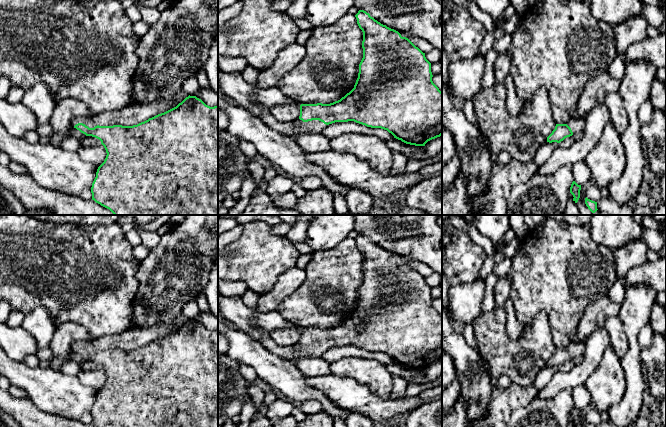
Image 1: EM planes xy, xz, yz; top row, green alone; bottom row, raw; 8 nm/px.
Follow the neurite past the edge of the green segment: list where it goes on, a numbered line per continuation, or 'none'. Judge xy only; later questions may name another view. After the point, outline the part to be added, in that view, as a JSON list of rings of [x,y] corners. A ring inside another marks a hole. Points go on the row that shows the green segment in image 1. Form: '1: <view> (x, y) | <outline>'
1: xy (90, 123) | [[[81,117],[79,119],[74,119],[73,120],[73,125],[74,126],[78,123],[83,123],[86,126],[88,126],[89,128],[94,128],[95,126],[97,126],[97,124],[92,119],[89,119],[89,118],[86,118],[86,117]]]

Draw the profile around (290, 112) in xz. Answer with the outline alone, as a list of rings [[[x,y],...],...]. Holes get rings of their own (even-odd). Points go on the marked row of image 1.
[[[294,103],[275,106],[270,108],[269,111],[275,119],[282,123],[296,121],[300,116],[300,107]]]

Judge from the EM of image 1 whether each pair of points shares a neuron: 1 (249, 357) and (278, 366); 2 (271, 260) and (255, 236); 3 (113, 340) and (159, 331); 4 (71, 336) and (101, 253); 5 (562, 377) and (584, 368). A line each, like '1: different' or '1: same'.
1: same
2: same
3: same
4: different
5: same

